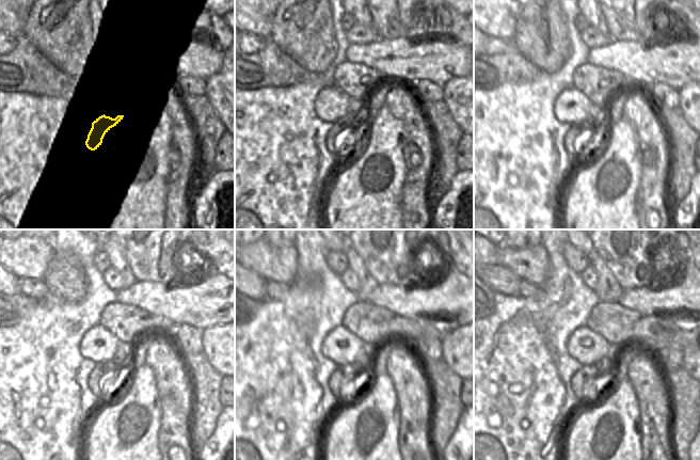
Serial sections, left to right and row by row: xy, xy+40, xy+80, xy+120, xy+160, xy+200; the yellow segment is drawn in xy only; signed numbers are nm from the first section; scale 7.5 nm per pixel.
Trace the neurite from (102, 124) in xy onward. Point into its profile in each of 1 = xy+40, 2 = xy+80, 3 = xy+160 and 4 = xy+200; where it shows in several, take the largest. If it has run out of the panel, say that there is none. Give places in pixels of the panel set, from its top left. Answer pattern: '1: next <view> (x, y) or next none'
1: next xy+40 (344, 125)
2: next xy+80 (573, 139)
3: next xy+160 (345, 375)
4: next xy+200 (584, 383)

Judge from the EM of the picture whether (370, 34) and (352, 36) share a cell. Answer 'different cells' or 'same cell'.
same cell

